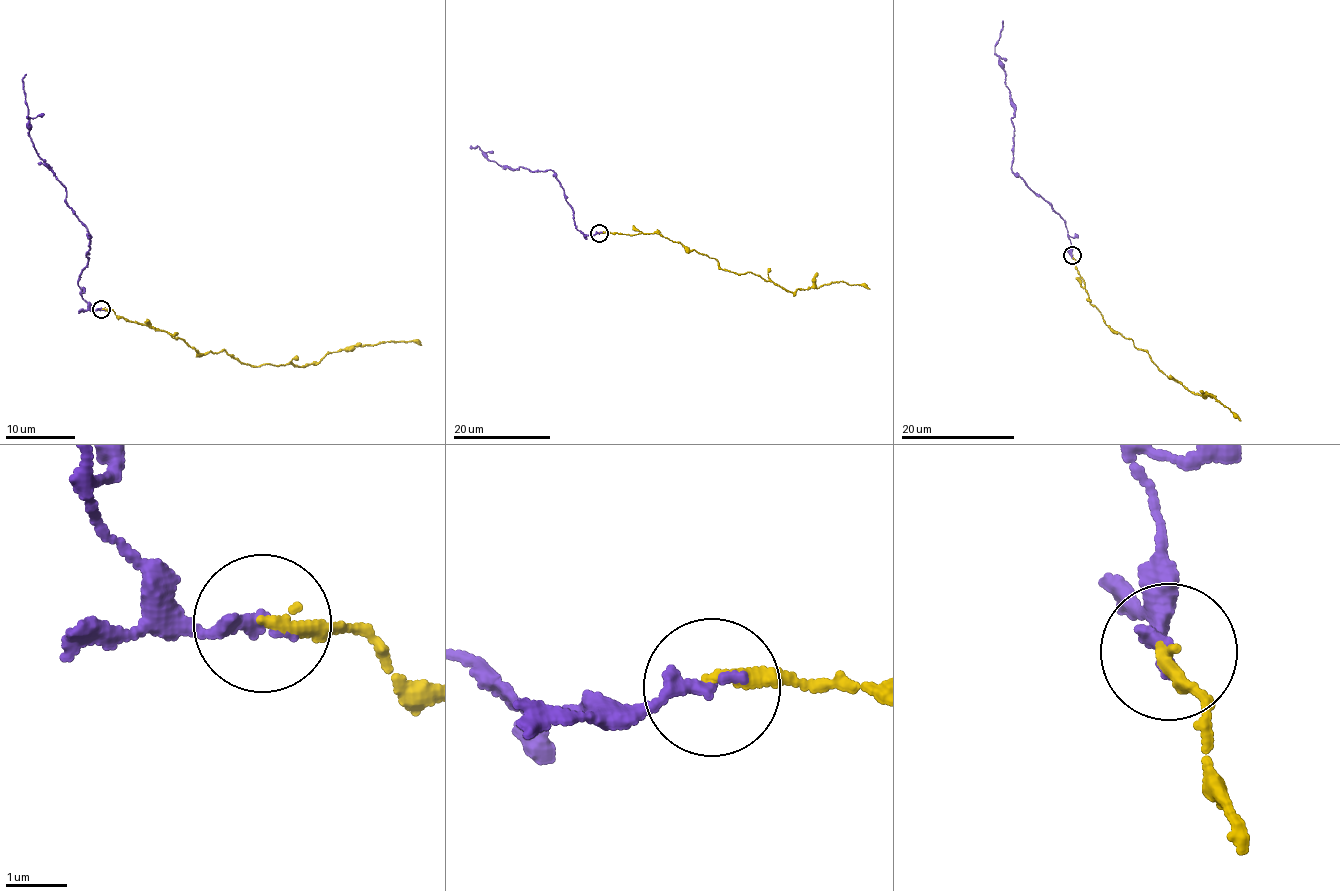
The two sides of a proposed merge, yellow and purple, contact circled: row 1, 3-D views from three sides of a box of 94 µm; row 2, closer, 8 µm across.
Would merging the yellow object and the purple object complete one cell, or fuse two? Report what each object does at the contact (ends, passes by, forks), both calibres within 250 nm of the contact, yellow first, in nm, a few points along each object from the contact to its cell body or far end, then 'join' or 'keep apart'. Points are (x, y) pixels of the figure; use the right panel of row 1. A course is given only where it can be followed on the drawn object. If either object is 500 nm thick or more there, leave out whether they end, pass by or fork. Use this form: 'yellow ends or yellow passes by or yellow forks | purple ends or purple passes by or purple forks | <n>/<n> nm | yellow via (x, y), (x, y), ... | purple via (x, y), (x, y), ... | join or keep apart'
yellow ends | purple ends | 220/240 nm | yellow via (1071, 255), (1089, 301), (1104, 322), (1148, 353), (1159, 371), (1189, 392), (1216, 395), (1241, 420) | purple via (1071, 255), (1065, 222), (1012, 170), (1015, 128), (1010, 93), (1003, 63), (995, 52), (1003, 20) | join

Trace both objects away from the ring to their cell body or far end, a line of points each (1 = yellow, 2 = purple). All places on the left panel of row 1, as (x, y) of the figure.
1: (101, 309), (174, 335), (203, 354), (224, 350), (258, 367), (300, 367), (352, 346), (392, 340), (421, 344)
2: (101, 309), (82, 297), (78, 278), (89, 257), (87, 226), (31, 140), (26, 73)

